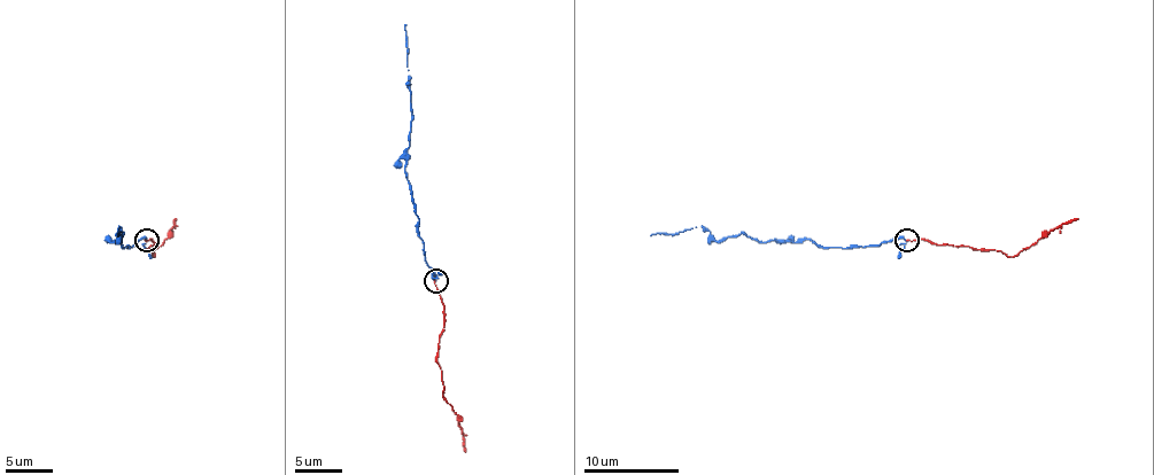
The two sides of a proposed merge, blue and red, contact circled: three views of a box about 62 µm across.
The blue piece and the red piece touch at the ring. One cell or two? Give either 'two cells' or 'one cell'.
one cell

